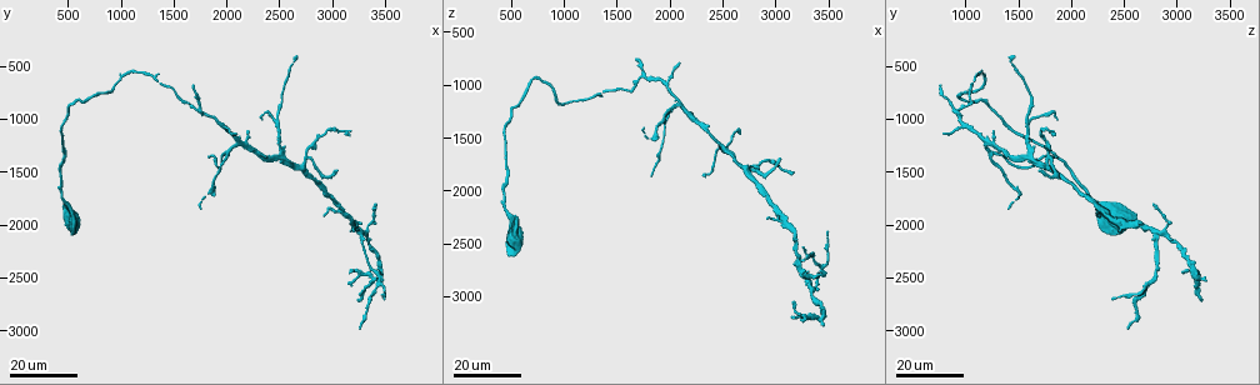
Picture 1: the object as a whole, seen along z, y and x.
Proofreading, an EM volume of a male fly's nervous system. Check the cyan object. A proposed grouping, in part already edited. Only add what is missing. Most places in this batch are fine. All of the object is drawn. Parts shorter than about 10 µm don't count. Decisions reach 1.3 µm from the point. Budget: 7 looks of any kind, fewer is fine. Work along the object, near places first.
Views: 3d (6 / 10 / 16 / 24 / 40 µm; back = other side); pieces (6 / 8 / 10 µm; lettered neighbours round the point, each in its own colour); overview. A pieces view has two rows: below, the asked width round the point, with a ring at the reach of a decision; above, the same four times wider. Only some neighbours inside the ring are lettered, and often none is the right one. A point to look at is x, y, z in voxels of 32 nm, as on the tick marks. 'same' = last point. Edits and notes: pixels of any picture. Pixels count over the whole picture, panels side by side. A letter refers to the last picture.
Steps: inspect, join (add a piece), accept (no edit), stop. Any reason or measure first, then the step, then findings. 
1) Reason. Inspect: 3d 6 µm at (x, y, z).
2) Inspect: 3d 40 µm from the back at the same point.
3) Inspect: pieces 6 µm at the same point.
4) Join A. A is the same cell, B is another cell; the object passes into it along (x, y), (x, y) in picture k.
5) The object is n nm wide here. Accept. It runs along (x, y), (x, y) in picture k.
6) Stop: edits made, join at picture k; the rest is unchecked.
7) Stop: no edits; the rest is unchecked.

Tapers out. Inspect: 3d 24 µm at (1760, 1840, 1420).

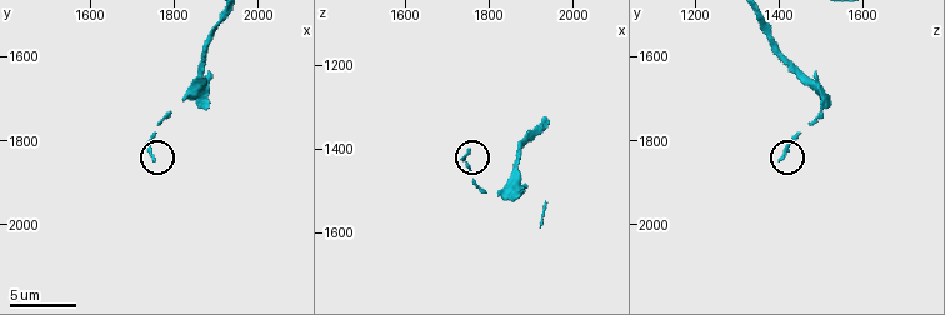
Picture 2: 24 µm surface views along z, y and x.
Inspect: pieces 6 µm at (1750, 1845, 1405).

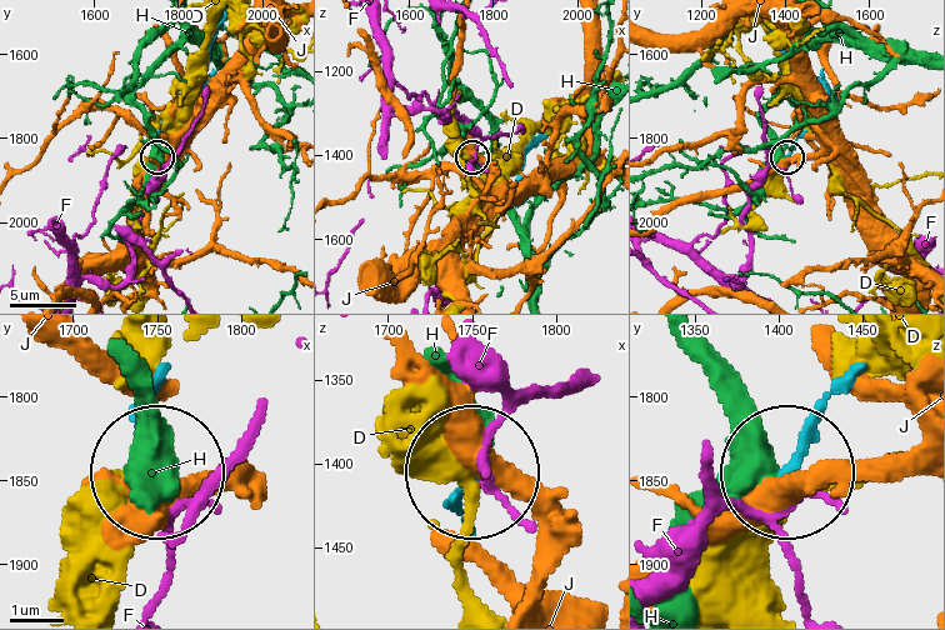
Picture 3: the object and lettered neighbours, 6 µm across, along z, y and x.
Accept. D, F, H and J are other cells; no lettered piece goes on from it.

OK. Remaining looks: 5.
An open end. Inspect: 3d 24 µm at (2180, 1140, 1260).

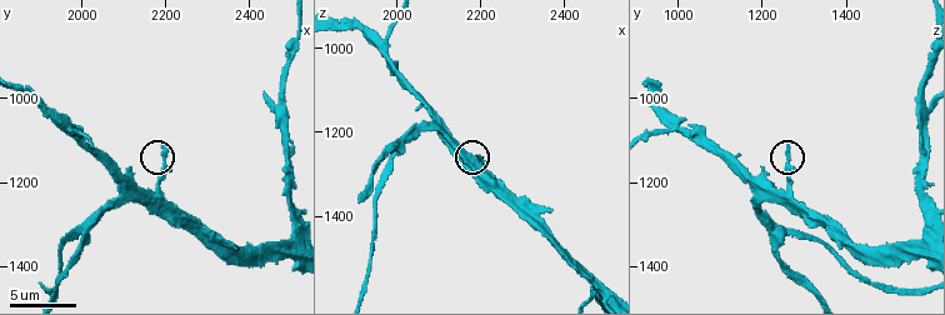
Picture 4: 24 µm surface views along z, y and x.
Inspect: pieces 6 µm at (2205, 1110, 1265).

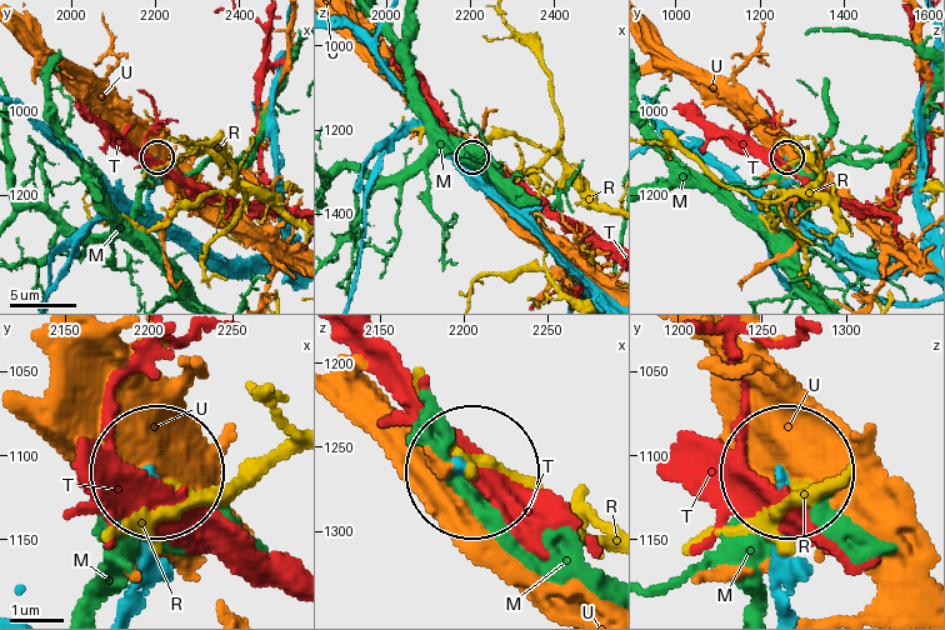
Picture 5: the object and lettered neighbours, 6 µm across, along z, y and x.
Accept. M, R, T and U are other cells; it runs along (23, 108), (130, 200), (145, 201), (155, 159) in picture 5; none of them fits.

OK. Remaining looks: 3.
Free end. Inspect: 3d 16 µm at (1680, 680, 780).

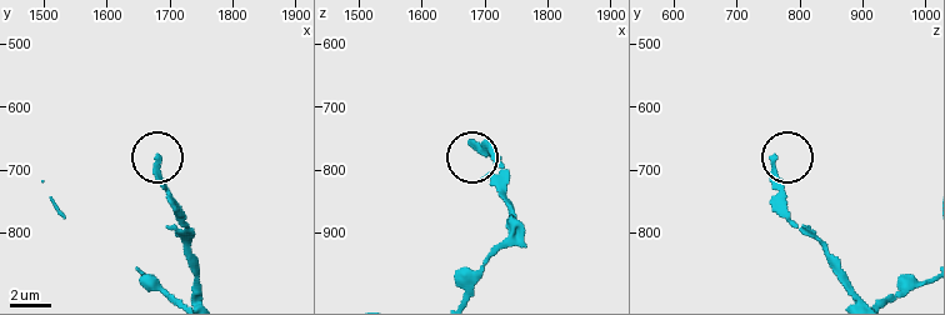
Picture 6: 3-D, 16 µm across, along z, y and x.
What lies round it. Inspect: pieces 8 µm at (1685, 680, 755).

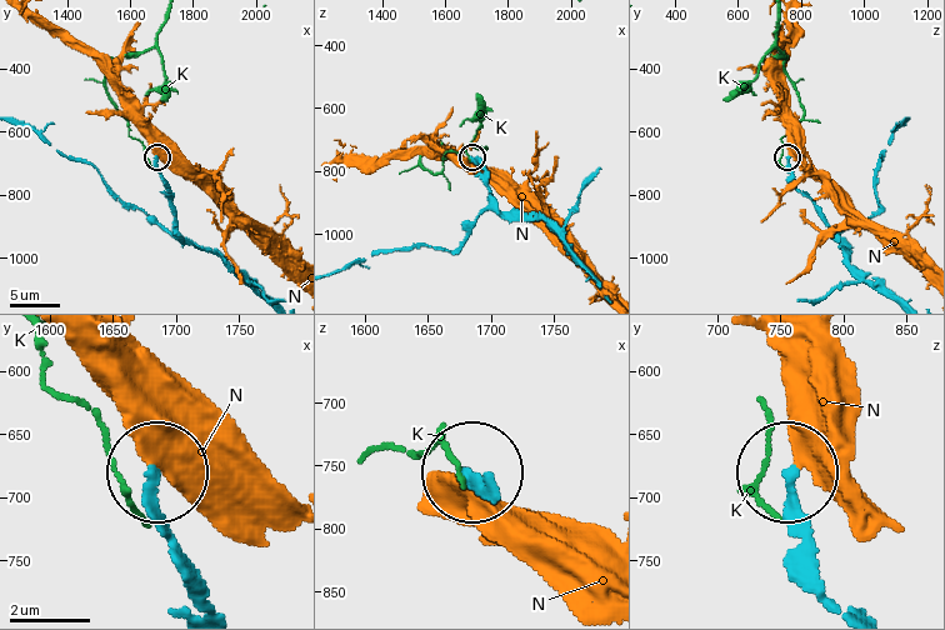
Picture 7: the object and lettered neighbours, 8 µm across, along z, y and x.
Accept. K and N are other cells; it runs along (115, 193), (174, 230), (171, 195), (156, 158) in picture 7; no lettered piece goes on from it.

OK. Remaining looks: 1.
Stop: no edits; the rest is unchecked.

